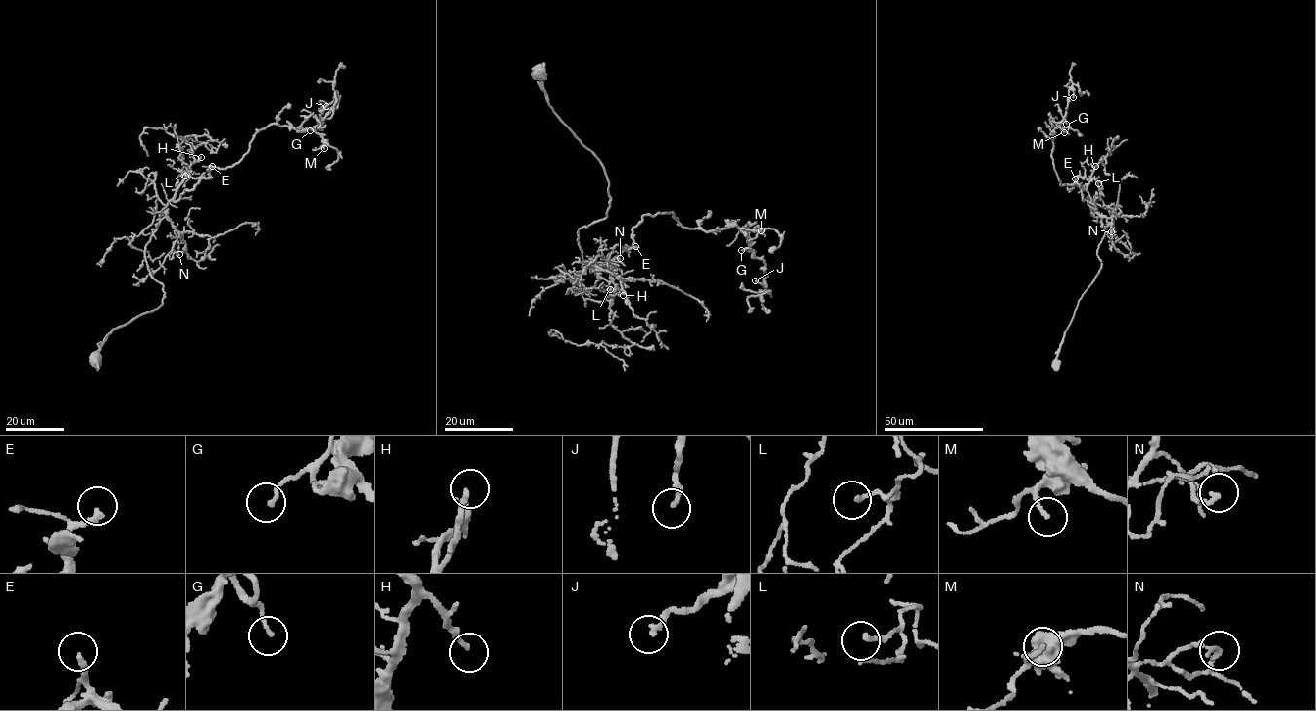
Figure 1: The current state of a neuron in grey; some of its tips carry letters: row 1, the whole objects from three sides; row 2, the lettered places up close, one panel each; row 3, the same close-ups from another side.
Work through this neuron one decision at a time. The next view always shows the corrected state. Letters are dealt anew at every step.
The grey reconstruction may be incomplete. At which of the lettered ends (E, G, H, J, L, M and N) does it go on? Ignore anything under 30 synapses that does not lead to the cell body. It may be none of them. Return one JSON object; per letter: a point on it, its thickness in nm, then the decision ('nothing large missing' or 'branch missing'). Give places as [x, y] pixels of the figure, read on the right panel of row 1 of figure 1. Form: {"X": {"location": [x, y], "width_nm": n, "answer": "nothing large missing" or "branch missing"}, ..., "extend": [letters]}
{"E": {"location": [1075, 178], "width_nm": 220, "answer": "branch missing"}, "G": {"location": [1066, 124], "width_nm": 160, "answer": "nothing large missing"}, "H": {"location": [1095, 166], "width_nm": 190, "answer": "branch missing"}, "J": {"location": [1073, 97], "width_nm": 200, "answer": "nothing large missing"}, "L": {"location": [1098, 183], "width_nm": 170, "answer": "nothing large missing"}, "M": {"location": [1064, 132], "width_nm": 170, "answer": "nothing large missing"}, "N": {"location": [1111, 231], "width_nm": 160, "answer": "nothing large missing"}, "extend": ["E", "H"]}

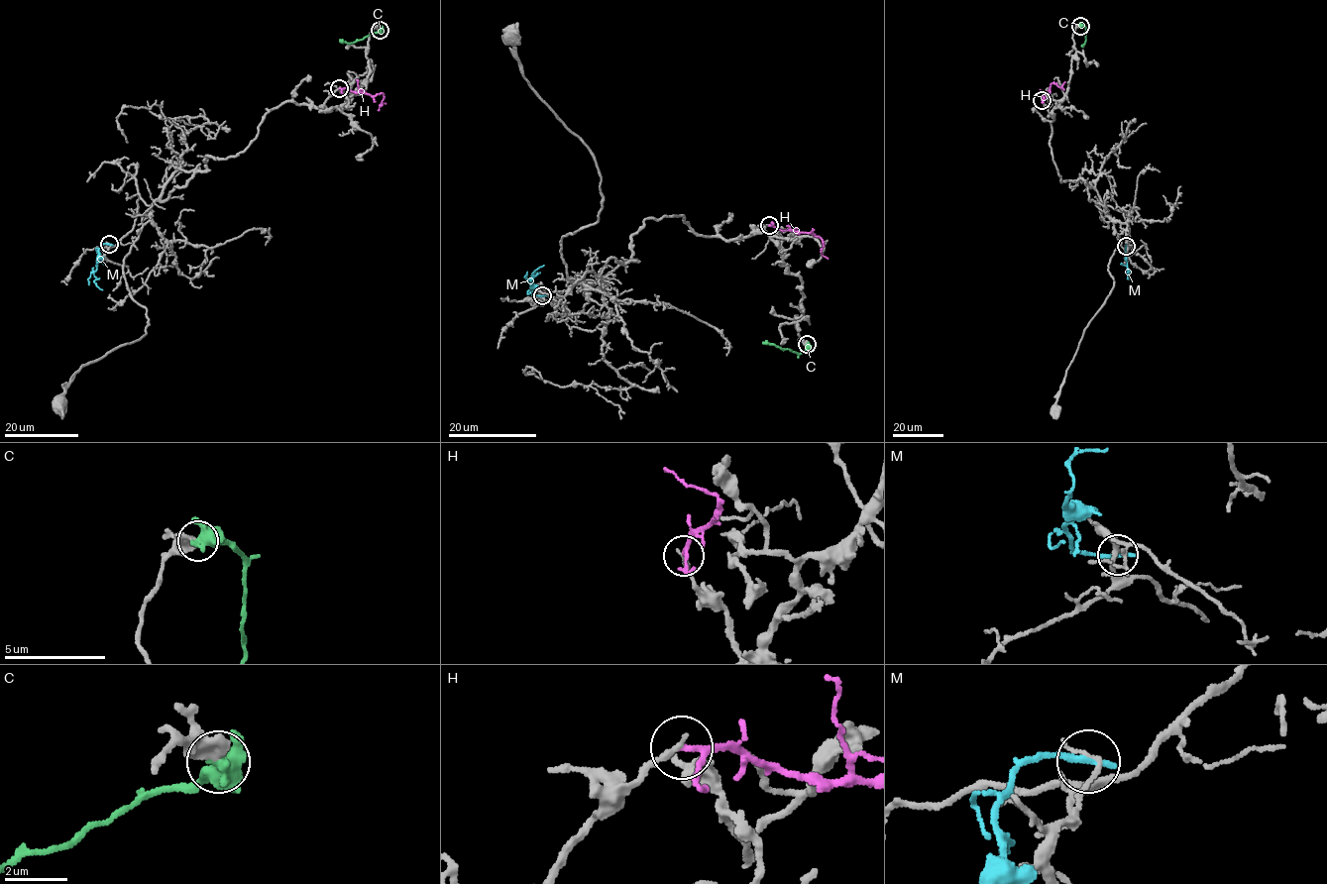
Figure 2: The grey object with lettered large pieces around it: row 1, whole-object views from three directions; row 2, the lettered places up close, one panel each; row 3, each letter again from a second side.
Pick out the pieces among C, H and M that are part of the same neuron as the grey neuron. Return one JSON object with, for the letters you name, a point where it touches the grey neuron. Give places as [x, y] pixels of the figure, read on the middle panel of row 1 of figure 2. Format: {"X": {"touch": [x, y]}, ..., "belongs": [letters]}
{"C": {"touch": [807, 344]}, "belongs": ["C"]}

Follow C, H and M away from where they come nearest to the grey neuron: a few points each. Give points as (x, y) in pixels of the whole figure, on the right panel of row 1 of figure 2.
C: (1080, 26), (1085, 28), (1085, 42), (1081, 46)
H: (1042, 100), (1050, 84), (1059, 87), (1065, 81)
M: (1126, 246), (1127, 278)

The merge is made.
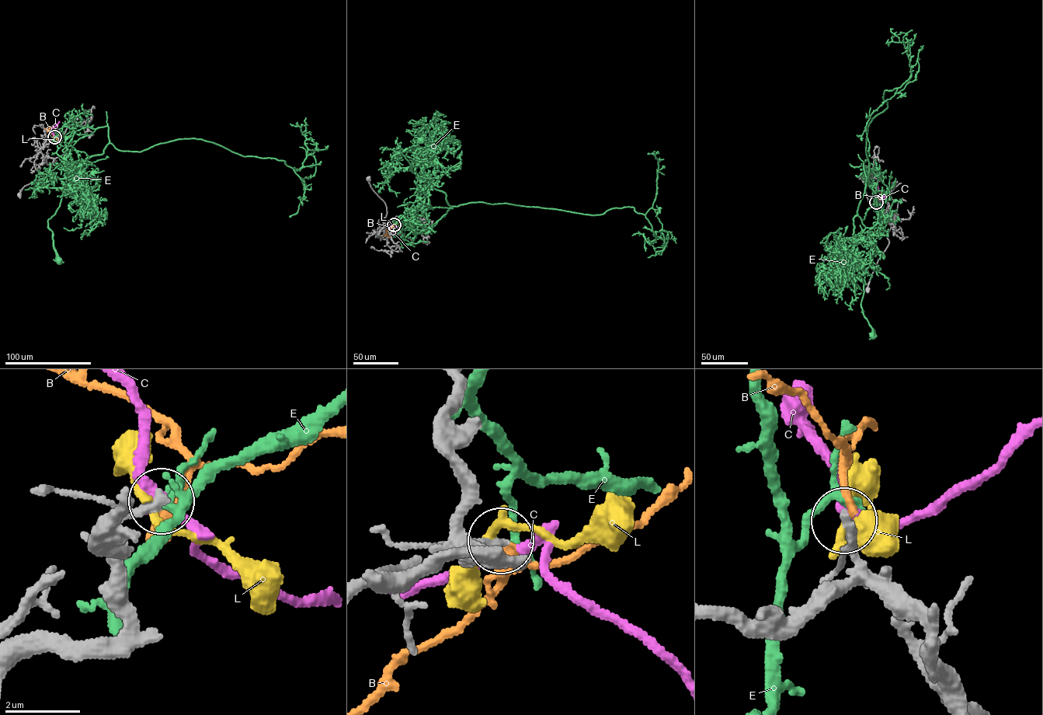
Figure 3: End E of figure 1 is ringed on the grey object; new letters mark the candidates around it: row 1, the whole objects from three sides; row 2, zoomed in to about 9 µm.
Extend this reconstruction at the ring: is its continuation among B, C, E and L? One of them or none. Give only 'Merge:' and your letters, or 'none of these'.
Merge: none of these

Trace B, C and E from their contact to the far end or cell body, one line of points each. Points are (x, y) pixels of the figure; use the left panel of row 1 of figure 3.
B: (54, 137), (47, 131), (51, 127)
C: (54, 137), (51, 128), (59, 121)
E: (54, 137), (53, 140), (69, 150), (77, 169), (65, 183), (60, 206), (48, 221), (58, 261)

